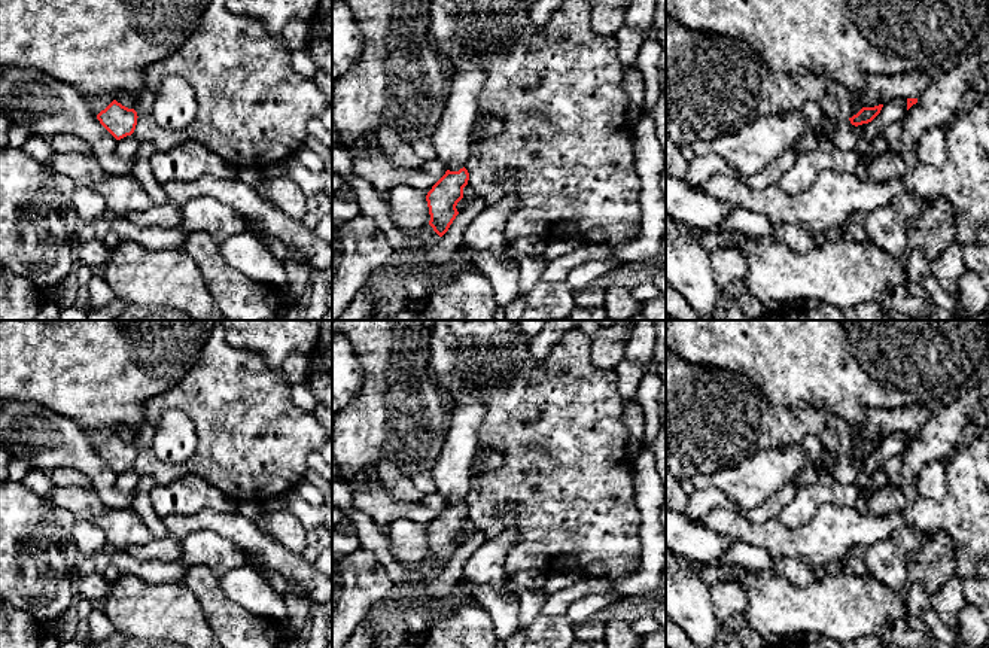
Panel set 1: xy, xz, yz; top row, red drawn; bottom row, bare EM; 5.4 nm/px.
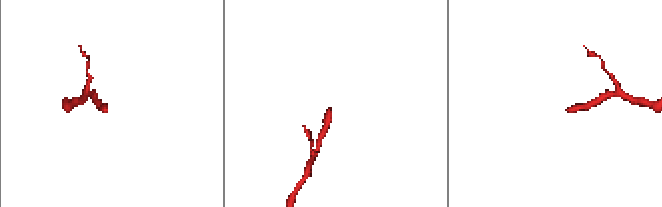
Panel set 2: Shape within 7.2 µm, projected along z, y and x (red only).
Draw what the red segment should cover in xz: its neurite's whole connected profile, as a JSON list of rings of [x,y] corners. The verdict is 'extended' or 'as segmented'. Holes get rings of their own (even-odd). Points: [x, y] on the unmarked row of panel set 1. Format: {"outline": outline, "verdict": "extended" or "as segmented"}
{"outline": [[[462,395],[453,401],[448,416],[447,436],[432,468],[432,478],[445,501],[445,508],[426,529],[429,559],[442,571],[456,550],[456,539],[463,532],[469,506],[465,502],[472,484],[472,460],[480,447],[478,431],[487,413],[486,401]]], "verdict": "extended"}

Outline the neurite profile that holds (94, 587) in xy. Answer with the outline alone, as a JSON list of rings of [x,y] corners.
[[[88,574],[88,575],[77,575],[76,579],[76,597],[86,599],[91,603],[104,602],[109,596],[110,584],[107,582],[103,574]]]

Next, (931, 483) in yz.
[[[932,462],[918,475],[916,492],[919,498],[941,499],[947,492],[947,462]]]

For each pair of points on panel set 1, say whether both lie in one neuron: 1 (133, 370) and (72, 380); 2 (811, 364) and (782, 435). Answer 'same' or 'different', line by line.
1: same
2: different

